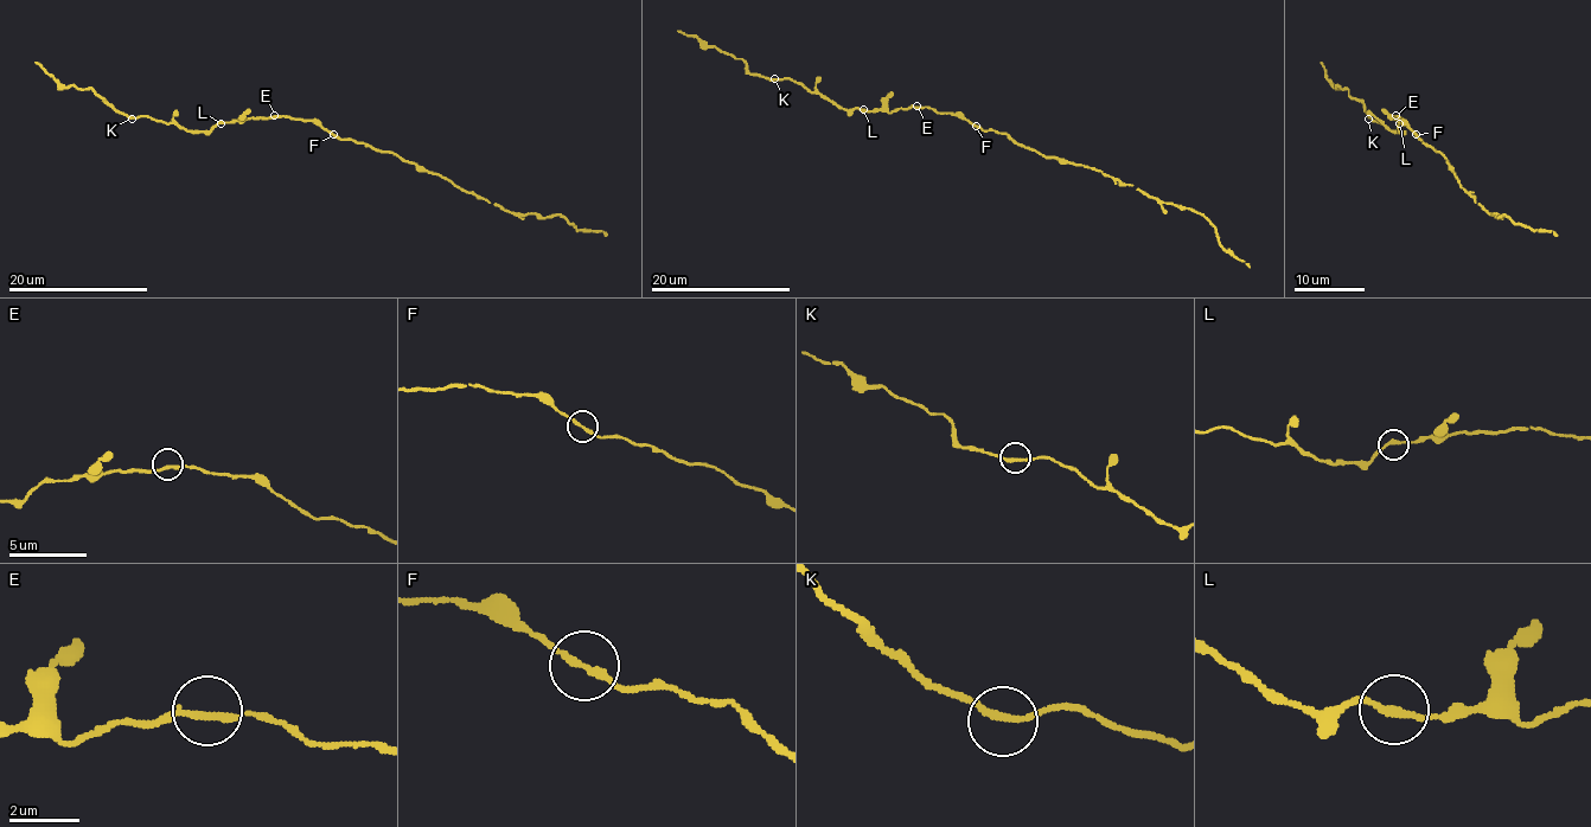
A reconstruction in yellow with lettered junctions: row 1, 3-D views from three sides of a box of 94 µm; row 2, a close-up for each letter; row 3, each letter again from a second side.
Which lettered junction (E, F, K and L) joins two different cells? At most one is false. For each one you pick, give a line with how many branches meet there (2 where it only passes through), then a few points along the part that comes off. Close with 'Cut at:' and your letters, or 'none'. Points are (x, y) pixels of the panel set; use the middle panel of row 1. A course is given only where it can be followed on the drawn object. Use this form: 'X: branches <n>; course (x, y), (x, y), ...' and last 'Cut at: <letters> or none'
Cut at: none

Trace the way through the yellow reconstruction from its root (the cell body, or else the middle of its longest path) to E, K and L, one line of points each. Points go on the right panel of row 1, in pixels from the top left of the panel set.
E: (1413, 130), (1395, 115)
K: (1413, 130), (1395, 115), (1403, 119), (1398, 126), (1399, 130), (1391, 130), (1368, 119)
L: (1413, 130), (1395, 115), (1403, 119), (1399, 123)

